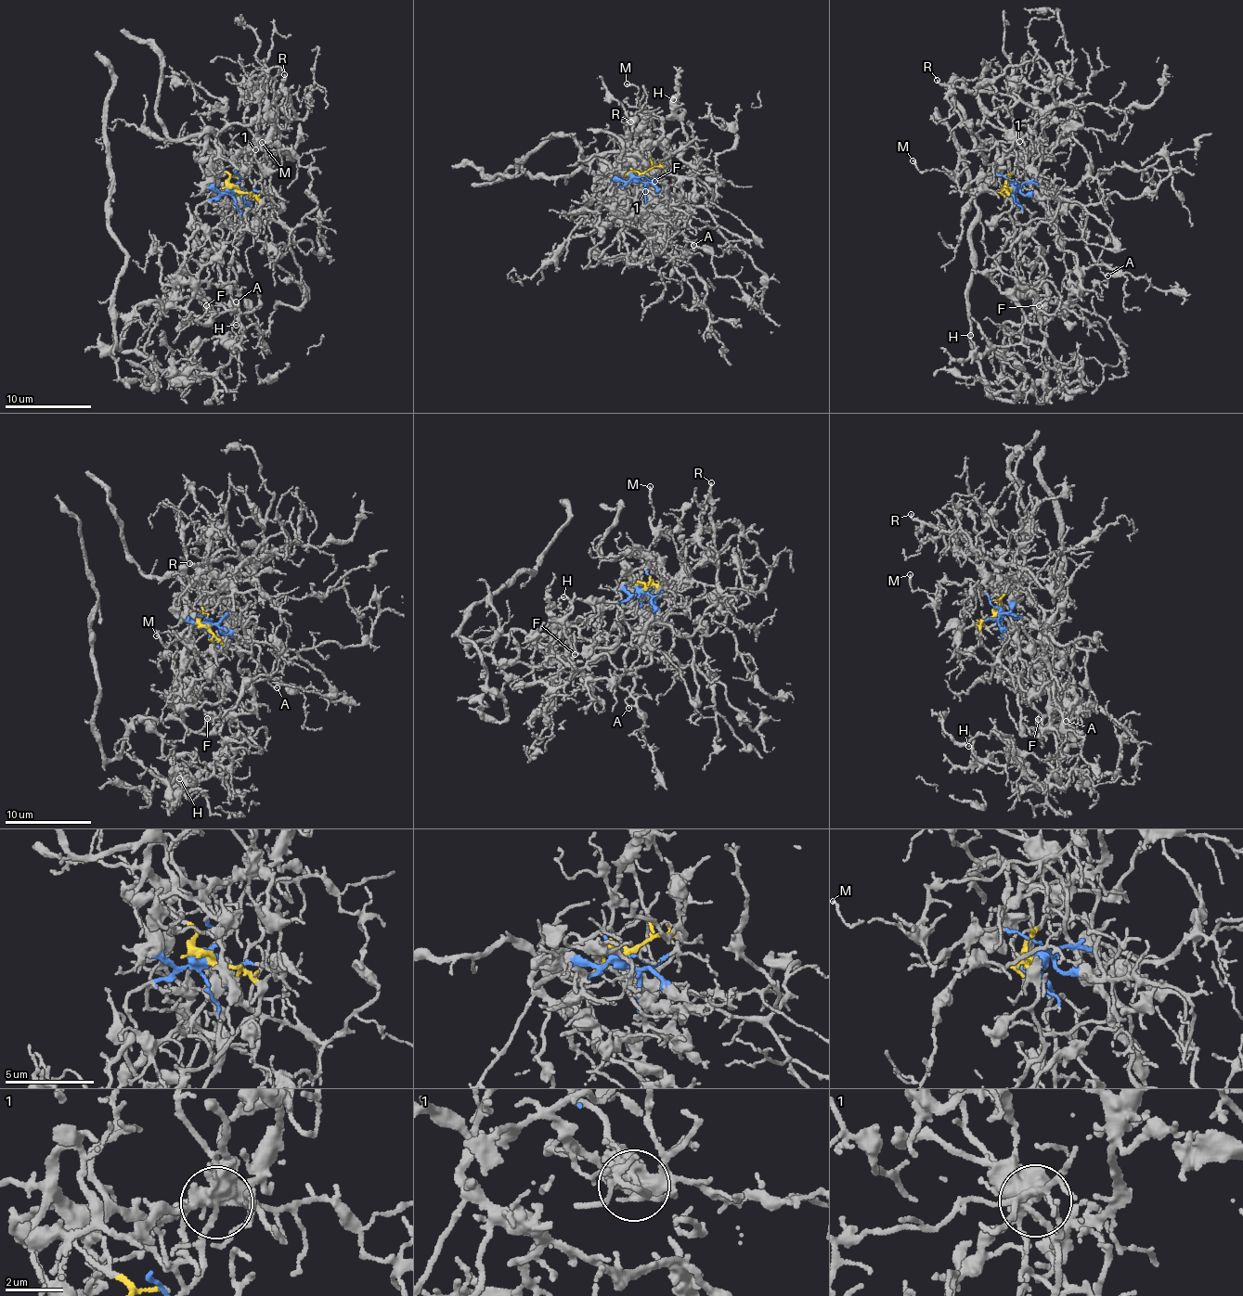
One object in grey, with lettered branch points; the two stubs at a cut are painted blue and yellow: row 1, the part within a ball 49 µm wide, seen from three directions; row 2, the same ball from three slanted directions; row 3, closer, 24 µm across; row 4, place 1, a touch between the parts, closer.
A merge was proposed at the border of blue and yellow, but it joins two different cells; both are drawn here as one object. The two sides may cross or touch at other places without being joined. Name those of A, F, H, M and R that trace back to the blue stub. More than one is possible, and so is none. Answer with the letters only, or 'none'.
M, R

